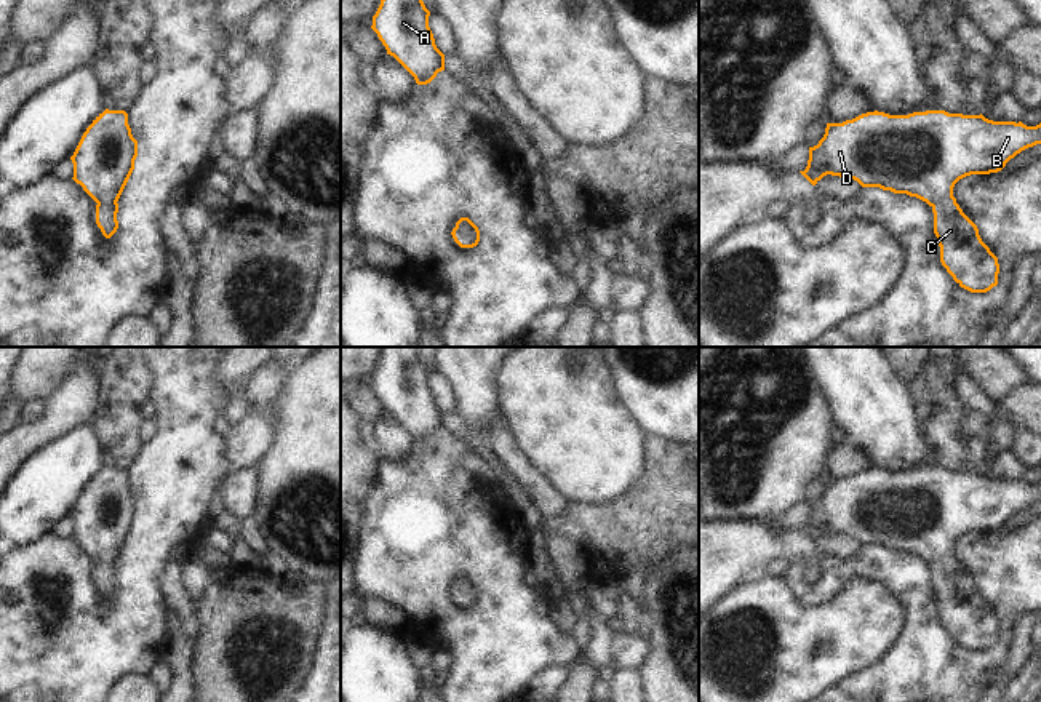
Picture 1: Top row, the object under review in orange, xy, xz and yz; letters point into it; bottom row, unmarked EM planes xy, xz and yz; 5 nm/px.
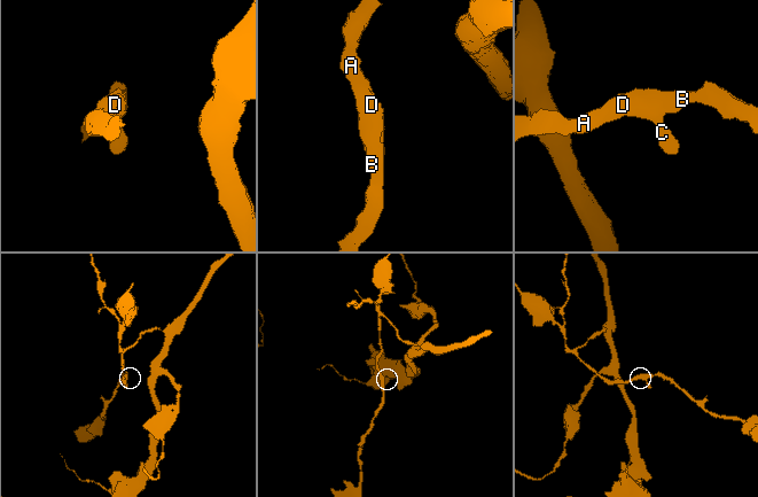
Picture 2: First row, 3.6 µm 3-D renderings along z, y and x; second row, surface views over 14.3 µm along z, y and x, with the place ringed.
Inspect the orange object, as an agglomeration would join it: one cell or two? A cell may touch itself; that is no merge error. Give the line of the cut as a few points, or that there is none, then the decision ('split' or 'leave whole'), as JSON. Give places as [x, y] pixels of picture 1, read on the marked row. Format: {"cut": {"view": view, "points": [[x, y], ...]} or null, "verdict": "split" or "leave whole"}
{"cut": null, "verdict": "leave whole"}

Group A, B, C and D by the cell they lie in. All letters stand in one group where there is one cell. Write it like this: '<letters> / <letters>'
A B C D

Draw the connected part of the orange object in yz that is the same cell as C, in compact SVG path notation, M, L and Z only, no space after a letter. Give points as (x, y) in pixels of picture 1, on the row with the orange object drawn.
M945 110L889 115L867 112L843 123L827 123L817 146L809 147L809 160L800 171L812 185L824 176L857 181L862 187L879 187L926 201L934 213L934 233L940 246L940 262L953 280L971 293L987 293L998 285L998 257L982 241L977 225L963 213L953 197L955 184L971 174L1001 171L1022 150L1041 144L1041 123L993 122L980 115Z

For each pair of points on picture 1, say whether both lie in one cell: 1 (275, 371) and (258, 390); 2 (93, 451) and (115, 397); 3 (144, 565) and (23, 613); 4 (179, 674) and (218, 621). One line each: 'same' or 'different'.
1: same
2: different
3: same
4: different

